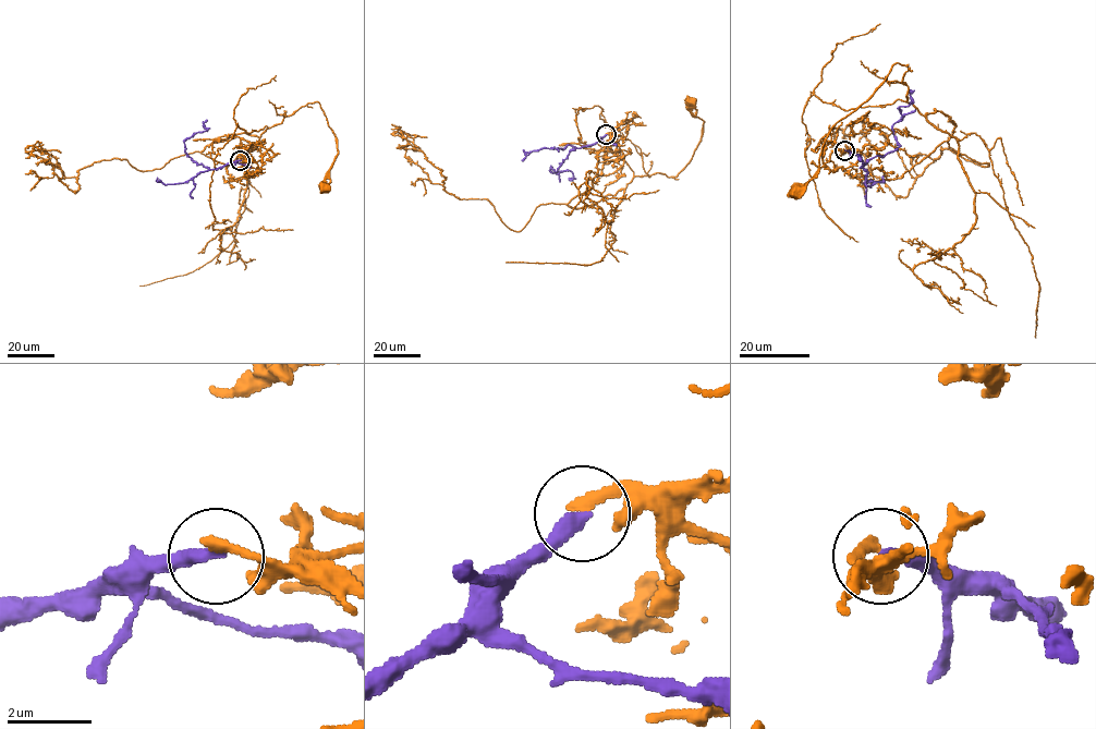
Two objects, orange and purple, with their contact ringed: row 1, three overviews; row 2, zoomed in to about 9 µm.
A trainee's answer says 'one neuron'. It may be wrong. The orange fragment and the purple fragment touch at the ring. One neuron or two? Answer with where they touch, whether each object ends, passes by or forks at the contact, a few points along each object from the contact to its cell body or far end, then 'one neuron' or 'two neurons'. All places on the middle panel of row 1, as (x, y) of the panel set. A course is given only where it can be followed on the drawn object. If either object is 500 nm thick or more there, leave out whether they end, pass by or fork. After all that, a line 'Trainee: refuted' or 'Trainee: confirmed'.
at (606, 134); orange ends there; purple ends there; orange runs (606, 134), (624, 121), (569, 206), (635, 175), (676, 177), (701, 141), (691, 104); purple runs (606, 134), (570, 152), (556, 171), (550, 167), (552, 172), (569, 170), (572, 178); two neurons
Trainee: refuted

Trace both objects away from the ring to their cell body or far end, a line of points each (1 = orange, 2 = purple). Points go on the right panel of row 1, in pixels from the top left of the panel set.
1: (844, 149), (825, 163), (832, 171), (900, 178), (954, 124), (906, 101), (898, 63), (836, 124), (799, 194)
2: (844, 150), (865, 163), (900, 146), (892, 124), (902, 117), (899, 108), (911, 100), (910, 89)

